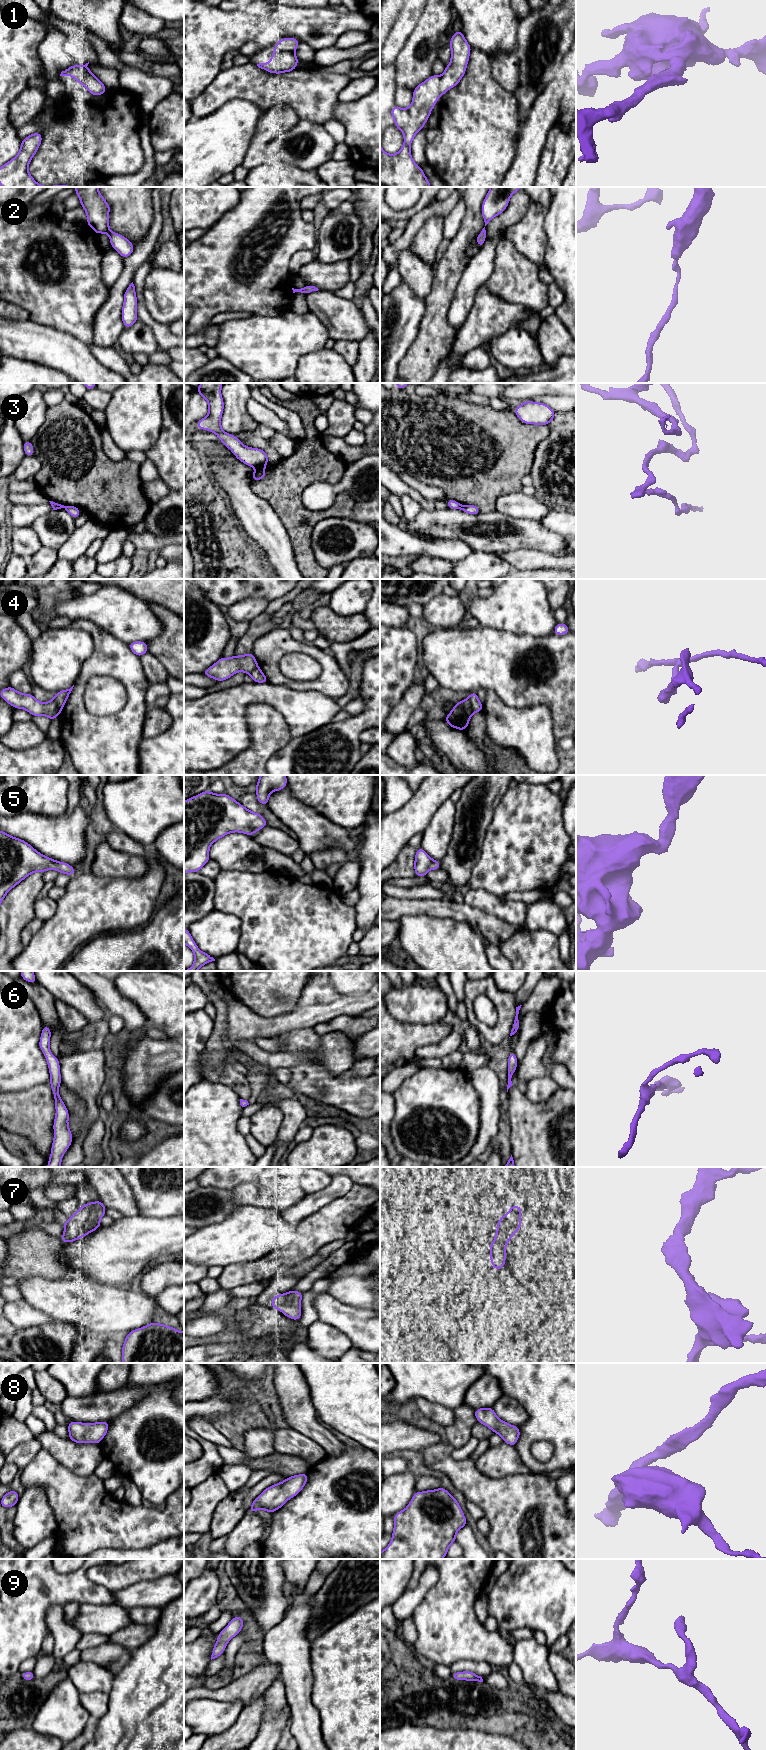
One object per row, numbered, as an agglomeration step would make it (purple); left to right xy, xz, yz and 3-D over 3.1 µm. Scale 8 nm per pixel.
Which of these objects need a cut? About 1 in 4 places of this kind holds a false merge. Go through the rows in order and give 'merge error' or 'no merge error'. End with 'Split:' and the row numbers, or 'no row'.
1: no merge error
2: no merge error
3: merge error
4: merge error
5: no merge error
6: no merge error
7: no merge error
8: no merge error
9: no merge error
Split: 3, 4

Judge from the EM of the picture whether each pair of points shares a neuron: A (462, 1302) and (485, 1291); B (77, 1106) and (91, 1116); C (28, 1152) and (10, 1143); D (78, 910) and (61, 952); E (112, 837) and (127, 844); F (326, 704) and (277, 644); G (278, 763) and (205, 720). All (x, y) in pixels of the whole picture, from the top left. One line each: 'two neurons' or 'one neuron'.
A: two neurons
B: two neurons
C: one neuron
D: one neuron
E: one neuron
F: two neurons
G: two neurons

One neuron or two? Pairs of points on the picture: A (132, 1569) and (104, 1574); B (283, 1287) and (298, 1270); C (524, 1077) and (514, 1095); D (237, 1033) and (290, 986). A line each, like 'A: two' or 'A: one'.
A: one
B: two
C: two
D: two

